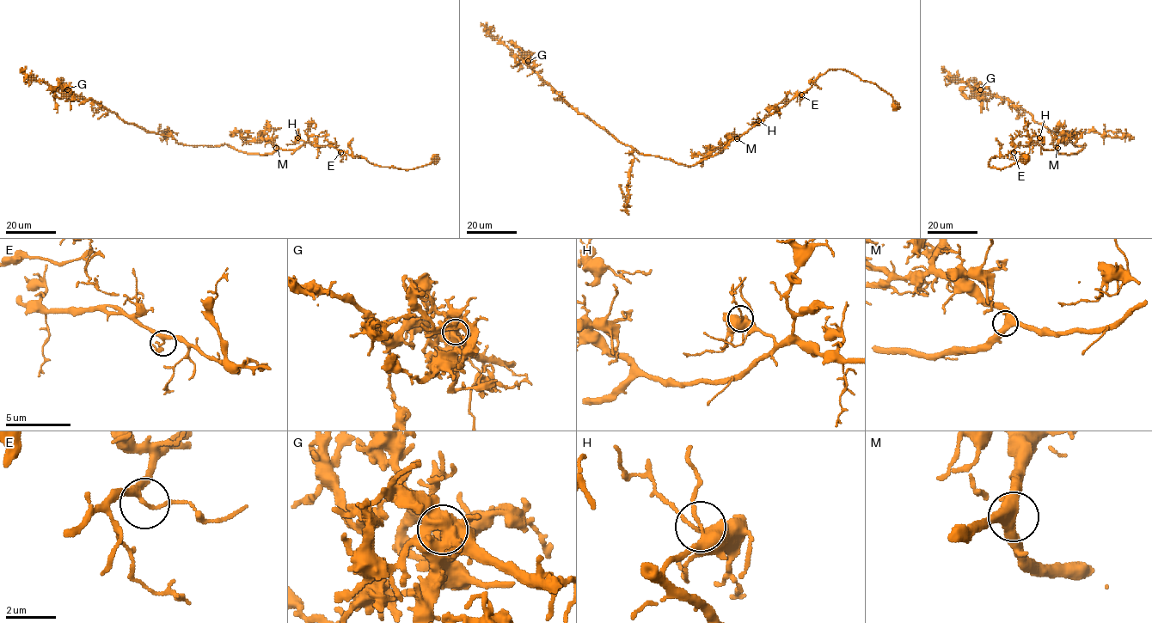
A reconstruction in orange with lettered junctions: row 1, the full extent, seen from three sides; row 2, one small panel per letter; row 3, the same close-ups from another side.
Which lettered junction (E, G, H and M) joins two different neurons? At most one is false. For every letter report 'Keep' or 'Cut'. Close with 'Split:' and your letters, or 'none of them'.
E: Keep
G: Keep
H: Keep
M: Keep
Split: none of them

